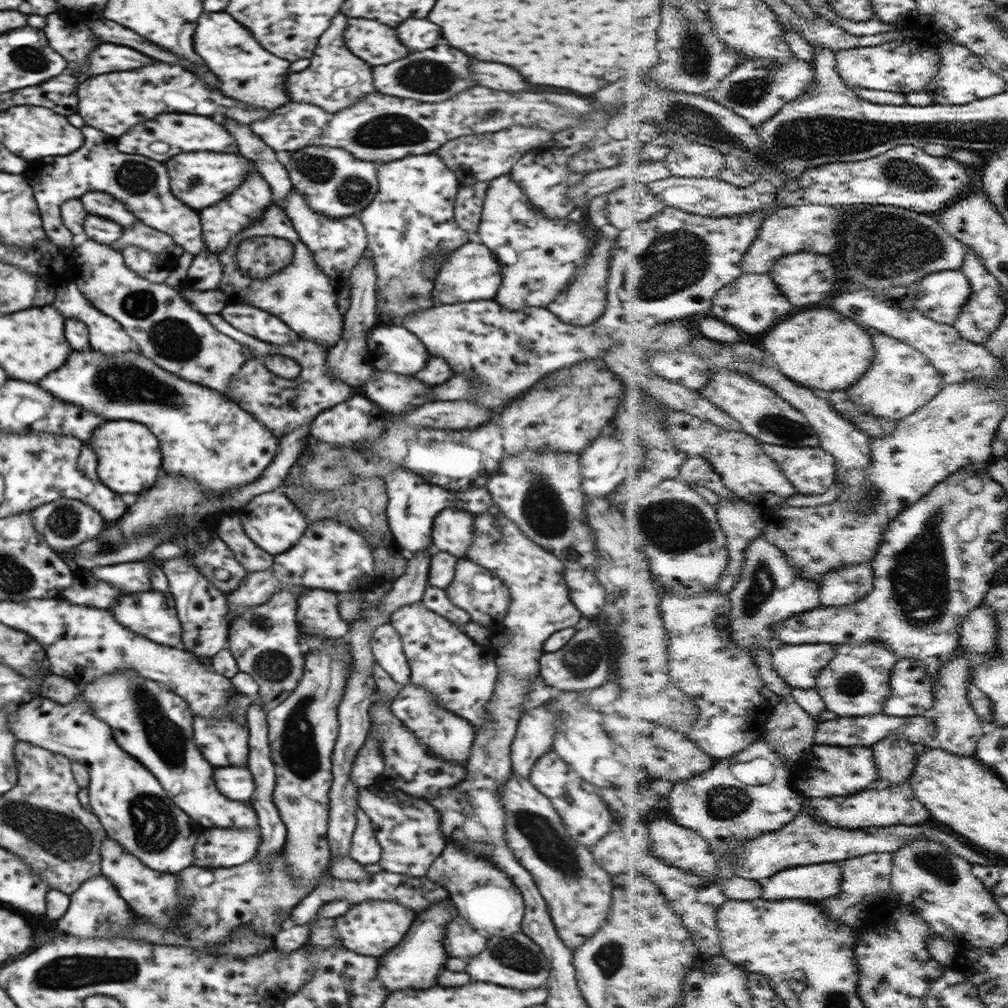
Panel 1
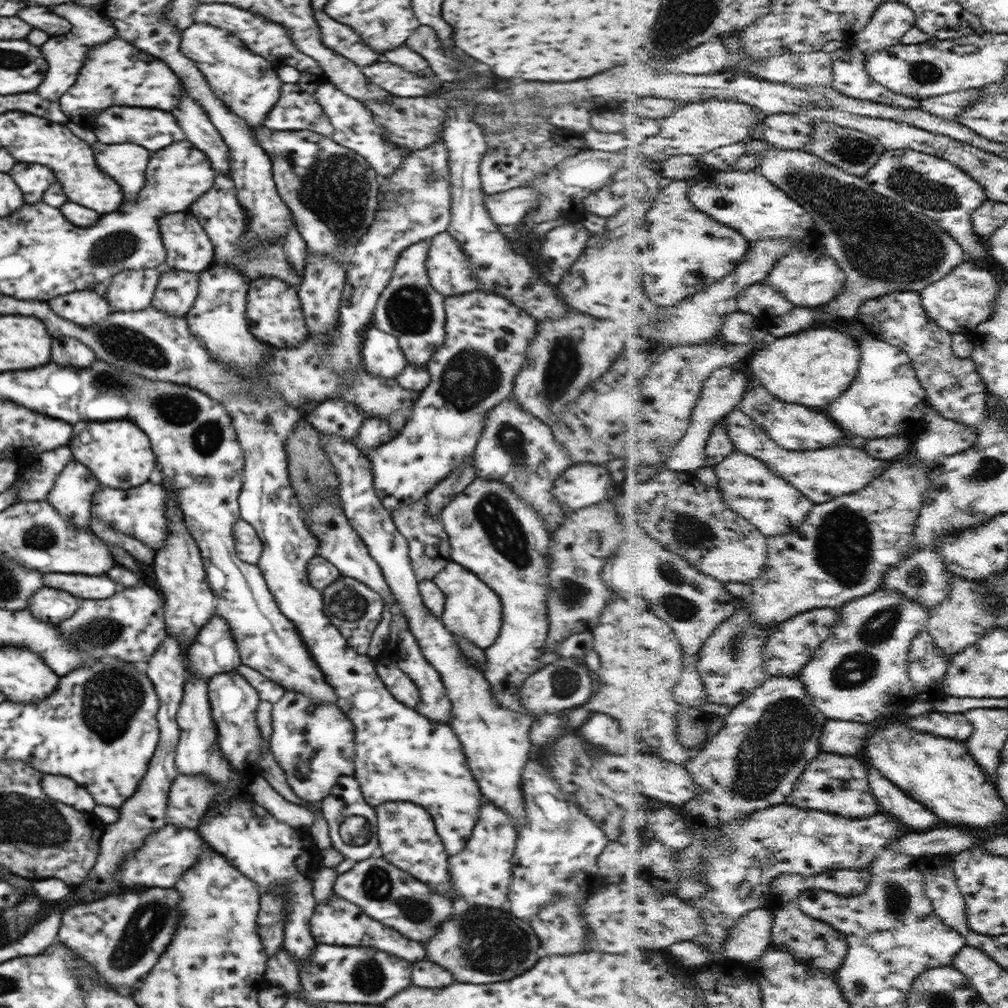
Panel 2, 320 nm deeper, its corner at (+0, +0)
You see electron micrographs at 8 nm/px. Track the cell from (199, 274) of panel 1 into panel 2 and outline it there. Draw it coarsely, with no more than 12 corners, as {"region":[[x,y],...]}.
{"region":[[162,273],[151,305],[185,316],[196,300],[199,275]]}

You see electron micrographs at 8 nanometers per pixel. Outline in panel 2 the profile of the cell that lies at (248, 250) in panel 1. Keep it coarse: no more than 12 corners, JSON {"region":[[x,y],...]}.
{"region":[[279,278],[251,281],[250,332],[273,348],[307,343],[296,288]]}

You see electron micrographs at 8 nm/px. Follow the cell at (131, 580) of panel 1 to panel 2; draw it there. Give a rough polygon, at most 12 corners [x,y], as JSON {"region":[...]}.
{"region":[[45,573],[44,586],[78,599],[110,598],[124,590],[107,574]]}

